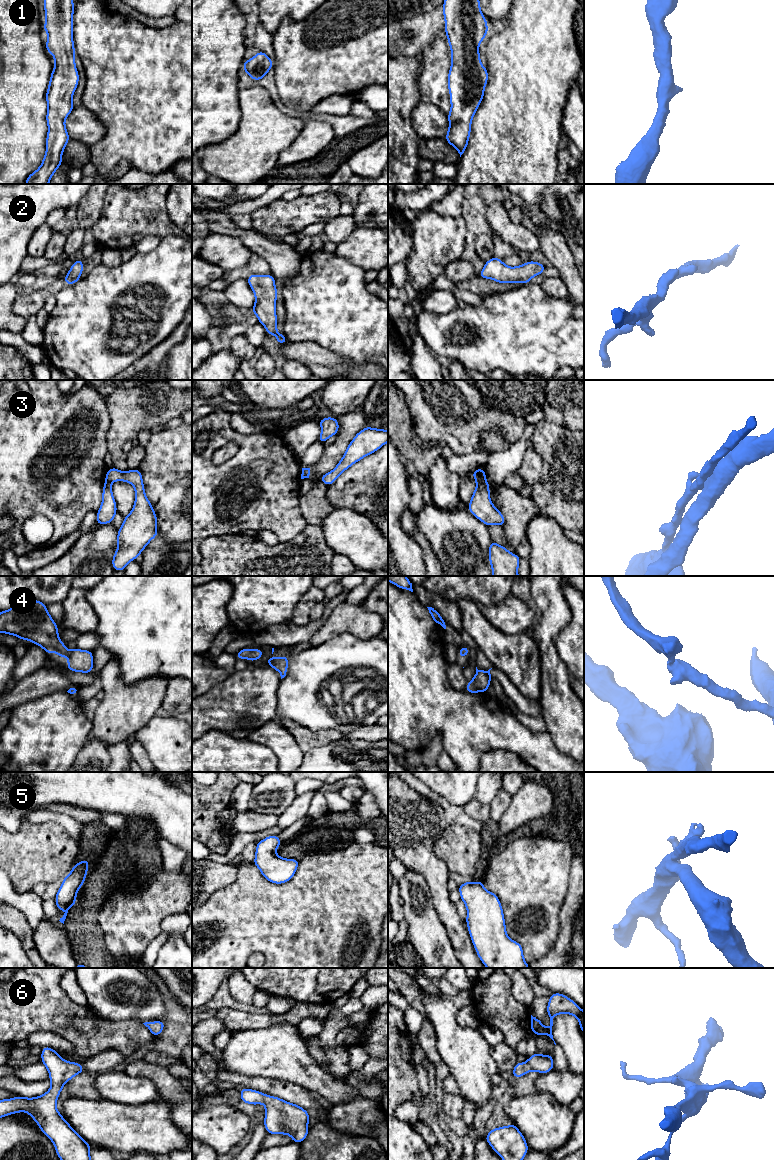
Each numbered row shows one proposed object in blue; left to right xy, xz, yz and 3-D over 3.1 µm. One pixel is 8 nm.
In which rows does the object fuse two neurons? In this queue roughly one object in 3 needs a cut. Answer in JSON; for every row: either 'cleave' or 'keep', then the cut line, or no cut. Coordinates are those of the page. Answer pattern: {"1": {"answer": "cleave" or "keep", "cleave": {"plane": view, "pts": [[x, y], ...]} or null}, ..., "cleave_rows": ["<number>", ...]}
{"1": {"answer": "keep", "cleave": null}, "2": {"answer": "keep", "cleave": null}, "3": {"answer": "cleave", "cleave": {"plane": "yz", "pts": [[485, 480], [477, 483]]}}, "4": {"answer": "keep", "cleave": null}, "5": {"answer": "keep", "cleave": null}, "6": {"answer": "keep", "cleave": null}, "cleave_rows": ["3"]}

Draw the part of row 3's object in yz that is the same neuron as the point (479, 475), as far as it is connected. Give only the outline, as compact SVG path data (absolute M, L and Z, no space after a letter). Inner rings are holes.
M482 468L474 470L472 472L472 475L477 483L486 481L486 472Z

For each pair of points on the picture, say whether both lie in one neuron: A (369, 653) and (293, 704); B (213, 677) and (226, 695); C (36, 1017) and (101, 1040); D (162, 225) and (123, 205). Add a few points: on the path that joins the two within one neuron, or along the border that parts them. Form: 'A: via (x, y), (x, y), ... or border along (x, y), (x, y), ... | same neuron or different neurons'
A: via (350, 653), (336, 664), (332, 664), (311, 685) | same neuron
B: border along (231, 674), (202, 695) | different neurons
C: via (52, 1019), (62, 1029), (85, 1036) | same neuron
D: via (152, 220), (144, 213), (133, 213) | same neuron

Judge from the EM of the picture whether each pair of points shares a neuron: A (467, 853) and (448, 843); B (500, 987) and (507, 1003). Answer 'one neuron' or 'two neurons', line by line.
A: one neuron
B: one neuron

